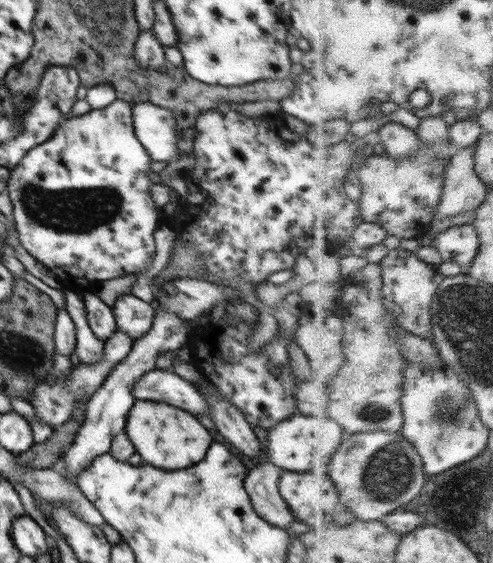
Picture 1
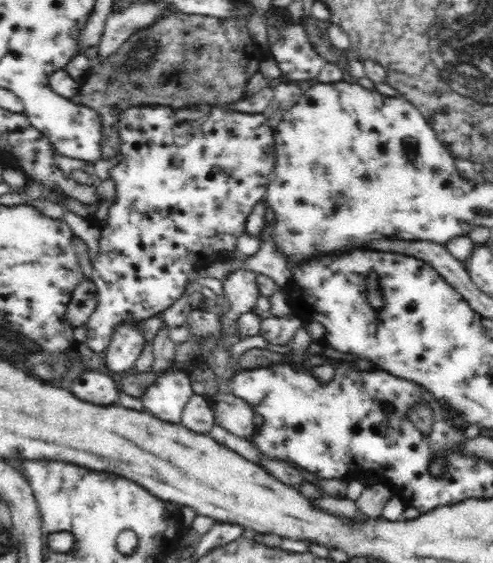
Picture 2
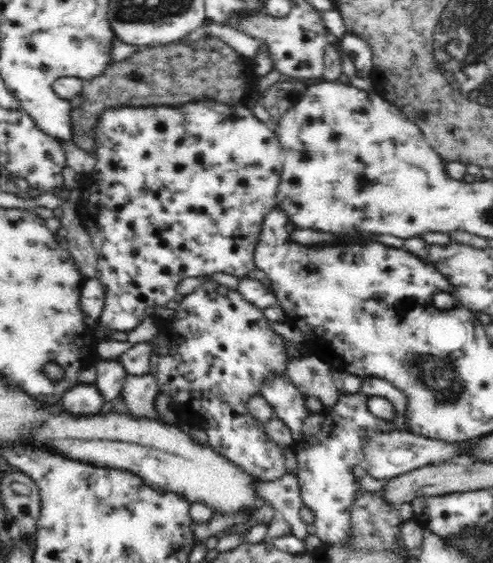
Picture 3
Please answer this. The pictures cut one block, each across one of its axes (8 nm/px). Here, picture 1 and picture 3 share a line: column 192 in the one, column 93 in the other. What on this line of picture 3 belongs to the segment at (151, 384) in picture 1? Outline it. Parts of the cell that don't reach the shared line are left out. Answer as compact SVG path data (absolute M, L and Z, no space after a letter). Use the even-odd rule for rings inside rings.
M95 383L80 384L68 390L62 398L62 408L70 414L98 414L100 406L105 404L100 391L94 388Z

